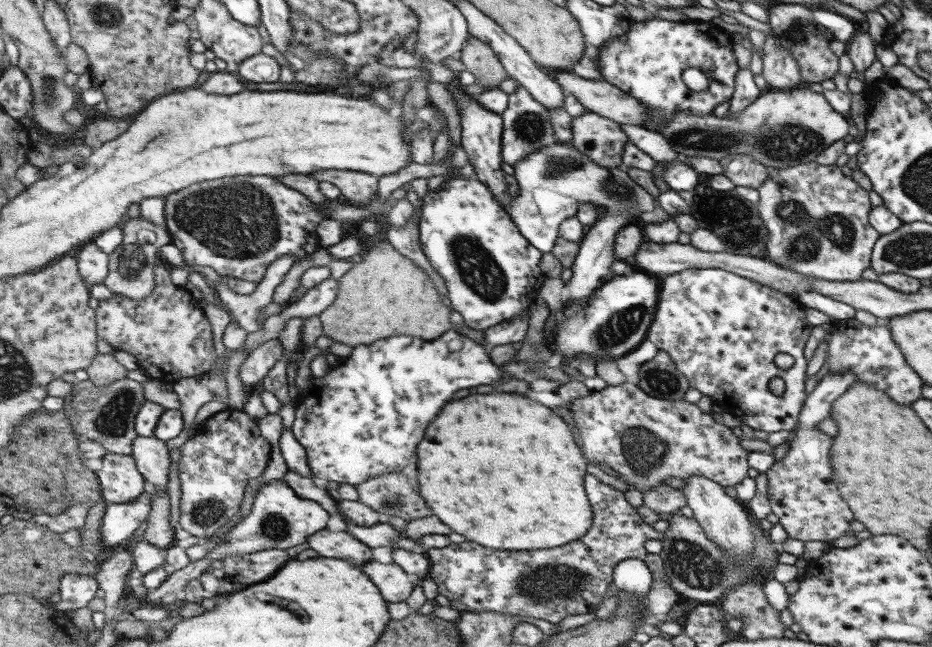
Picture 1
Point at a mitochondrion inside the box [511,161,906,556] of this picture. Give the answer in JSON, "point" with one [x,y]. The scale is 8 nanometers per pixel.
{"point":[805,232]}

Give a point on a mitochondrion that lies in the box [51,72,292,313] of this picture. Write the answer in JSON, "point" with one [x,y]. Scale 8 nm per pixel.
{"point":[238,220]}

